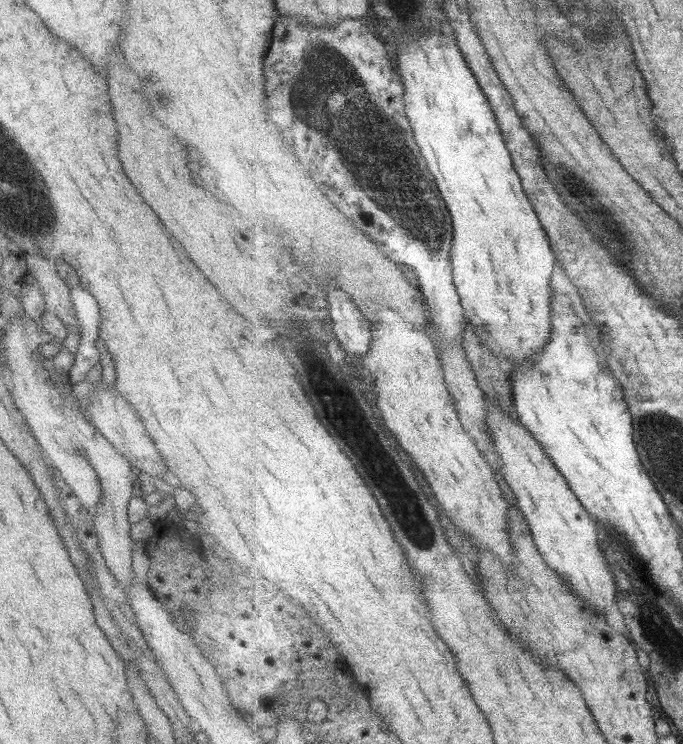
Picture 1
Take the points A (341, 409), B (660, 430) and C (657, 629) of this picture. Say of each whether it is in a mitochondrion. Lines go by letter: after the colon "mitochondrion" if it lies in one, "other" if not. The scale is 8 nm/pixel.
A: mitochondrion
B: mitochondrion
C: mitochondrion

